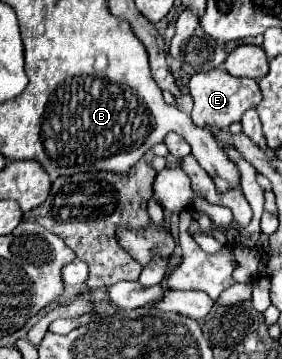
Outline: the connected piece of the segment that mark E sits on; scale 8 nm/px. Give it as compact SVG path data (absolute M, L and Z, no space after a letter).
M215 68L209 72L199 72L191 76L189 80L189 92L193 96L193 122L197 126L209 128L209 130L219 130L219 128L229 128L229 124L239 122L243 112L249 108L255 108L261 102L261 90L255 80L251 78L235 78L227 74L223 68Z

